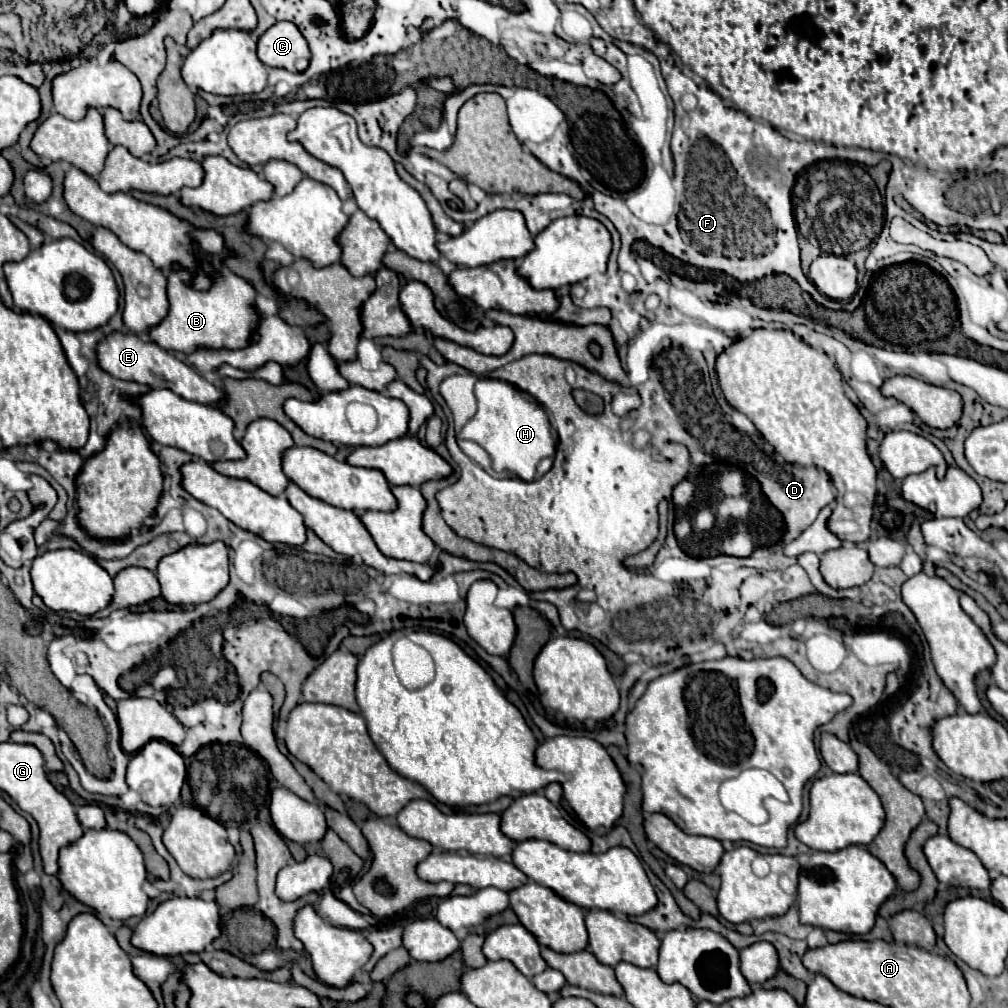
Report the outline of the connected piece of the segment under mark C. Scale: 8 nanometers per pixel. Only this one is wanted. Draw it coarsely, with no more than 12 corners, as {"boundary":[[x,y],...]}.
{"boundary":[[293,22],[261,38],[265,66],[303,72],[309,46]]}

